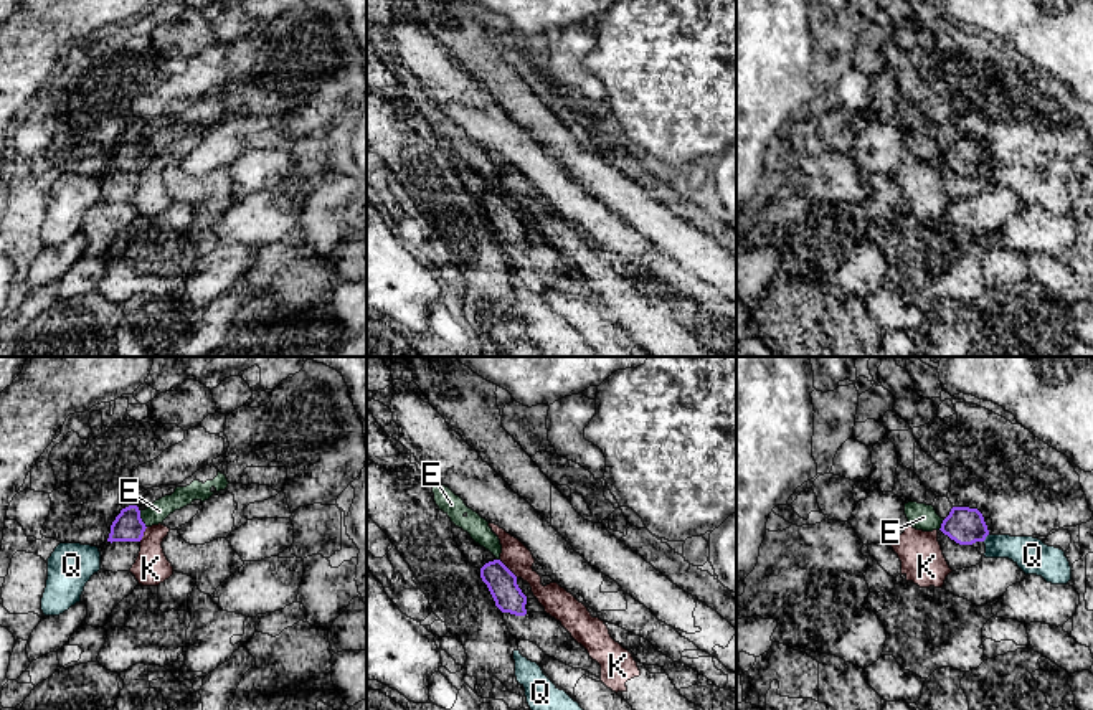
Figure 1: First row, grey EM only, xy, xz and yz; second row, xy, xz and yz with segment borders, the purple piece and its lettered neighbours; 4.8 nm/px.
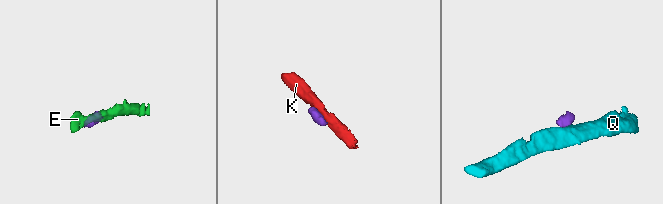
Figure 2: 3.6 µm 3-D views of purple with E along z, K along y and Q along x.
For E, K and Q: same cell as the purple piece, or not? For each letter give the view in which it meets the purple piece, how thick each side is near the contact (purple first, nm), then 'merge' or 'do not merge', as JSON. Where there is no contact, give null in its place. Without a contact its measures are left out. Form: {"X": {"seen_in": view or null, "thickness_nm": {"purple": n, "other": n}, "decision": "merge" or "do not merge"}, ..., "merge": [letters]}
{"E": {"seen_in": "xy", "thickness_nm": {"purple": 140, "other": 100}, "decision": "do not merge"}, "K": {"seen_in": "xz", "thickness_nm": {"purple": 140, "other": 140}, "decision": "do not merge"}, "Q": {"seen_in": "yz", "thickness_nm": {"purple": 180, "other": 170}, "decision": "do not merge"}, "merge": []}

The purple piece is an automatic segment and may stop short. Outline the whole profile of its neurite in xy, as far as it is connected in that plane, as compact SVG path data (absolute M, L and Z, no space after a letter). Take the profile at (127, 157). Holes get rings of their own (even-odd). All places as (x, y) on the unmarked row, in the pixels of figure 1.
M137 135L122 139L111 155L107 172L99 177L101 200L129 201L139 187L145 159Z

